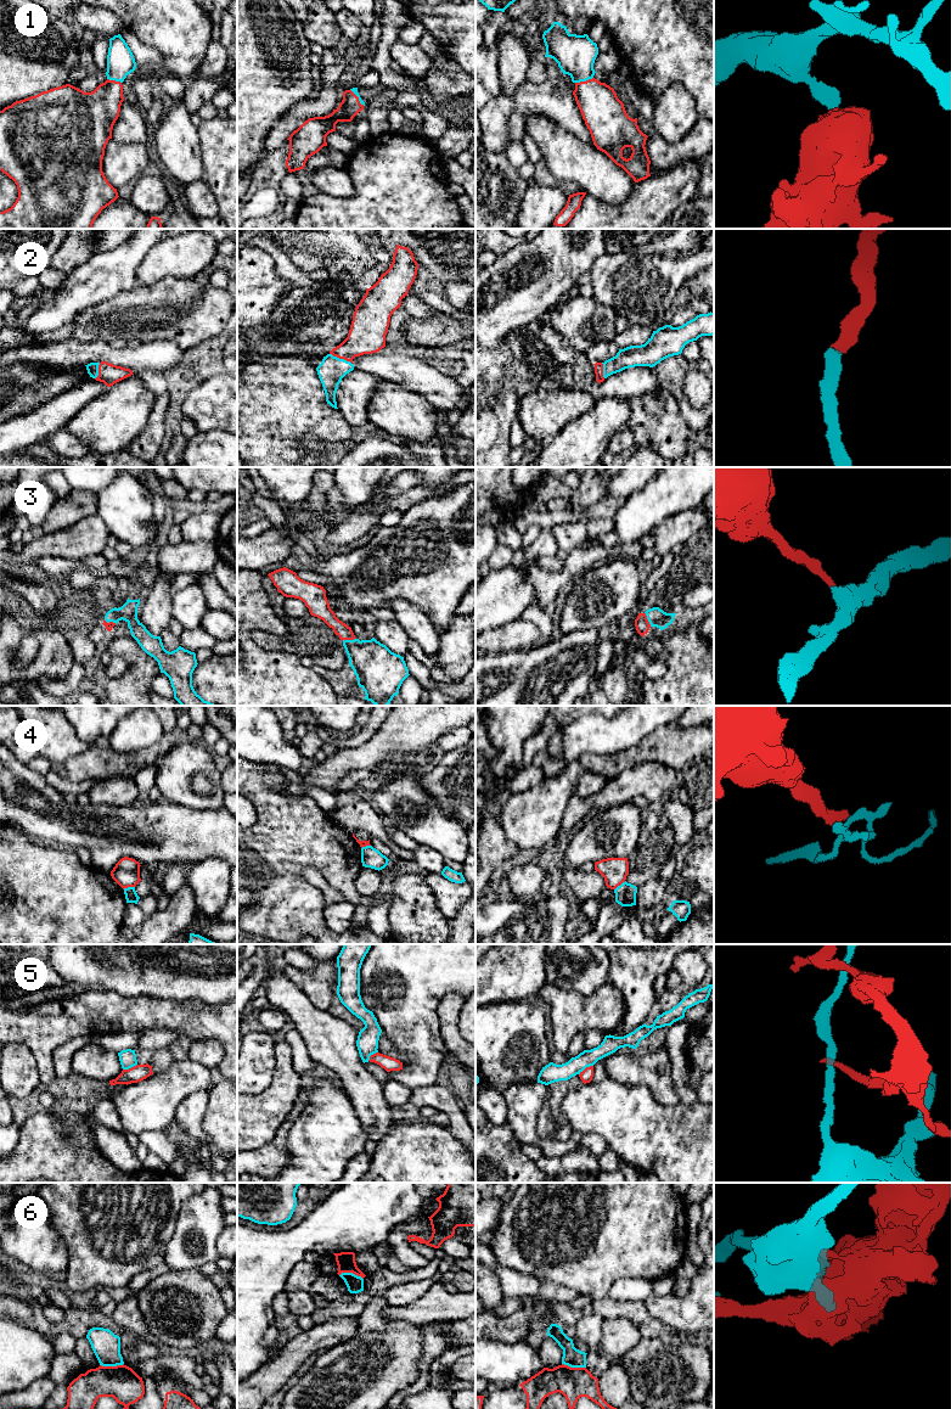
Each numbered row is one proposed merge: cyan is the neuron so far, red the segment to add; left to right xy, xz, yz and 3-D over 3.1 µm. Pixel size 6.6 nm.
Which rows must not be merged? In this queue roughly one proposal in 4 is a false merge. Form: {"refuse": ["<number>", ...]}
{"refuse": ["4", "5", "6"]}

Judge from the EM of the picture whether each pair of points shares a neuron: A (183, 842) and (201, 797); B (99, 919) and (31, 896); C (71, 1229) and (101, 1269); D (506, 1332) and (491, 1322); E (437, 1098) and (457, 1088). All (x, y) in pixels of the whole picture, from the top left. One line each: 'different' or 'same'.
A: different
B: same
C: same
D: same
E: different

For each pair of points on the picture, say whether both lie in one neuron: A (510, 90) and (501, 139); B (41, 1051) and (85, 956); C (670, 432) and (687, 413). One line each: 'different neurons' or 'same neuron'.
A: same neuron
B: different neurons
C: different neurons

